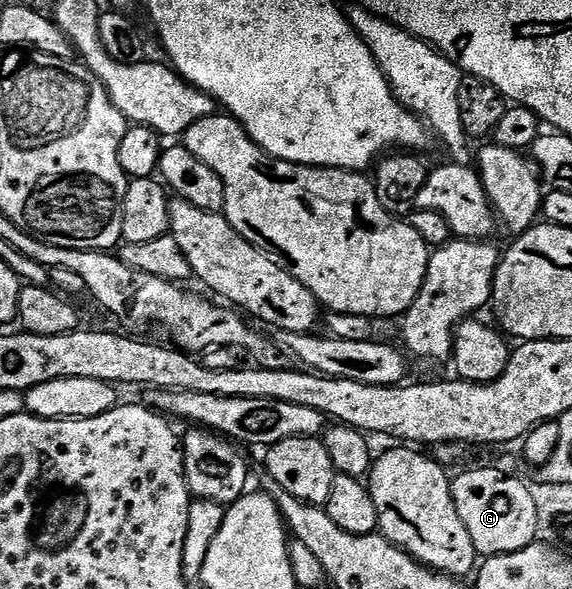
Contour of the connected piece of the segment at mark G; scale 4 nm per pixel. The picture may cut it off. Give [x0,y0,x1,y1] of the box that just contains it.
[451,468,539,558]

